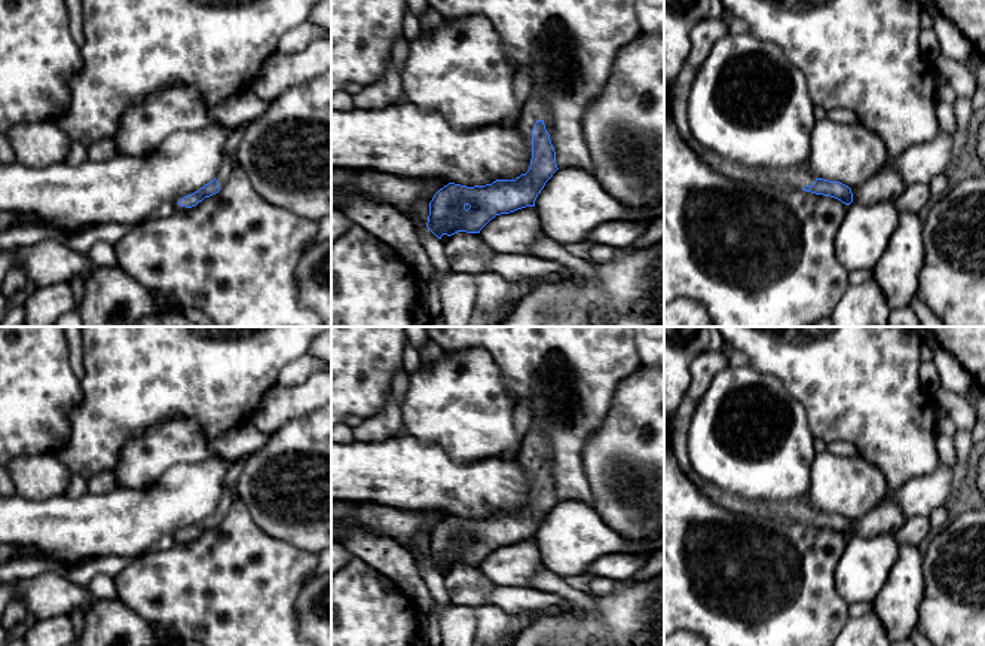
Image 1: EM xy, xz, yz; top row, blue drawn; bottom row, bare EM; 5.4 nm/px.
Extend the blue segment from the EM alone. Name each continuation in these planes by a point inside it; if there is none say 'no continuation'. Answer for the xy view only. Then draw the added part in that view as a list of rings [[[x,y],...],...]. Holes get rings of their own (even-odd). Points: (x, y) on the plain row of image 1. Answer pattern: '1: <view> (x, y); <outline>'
1: xy (228, 498); [[[224,484],[224,490],[223,490],[221,499],[215,506],[215,512],[218,514],[220,520],[223,520],[227,515],[233,500],[235,500],[235,495]]]

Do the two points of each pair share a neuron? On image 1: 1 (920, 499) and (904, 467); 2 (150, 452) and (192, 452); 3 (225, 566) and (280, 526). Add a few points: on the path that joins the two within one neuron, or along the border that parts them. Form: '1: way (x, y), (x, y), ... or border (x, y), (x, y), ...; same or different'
1: border (941, 464), (932, 472), (889, 487); different
2: way (161, 452), (181, 452); same
3: border (245, 507), (250, 517), (265, 532), (299, 548); different

